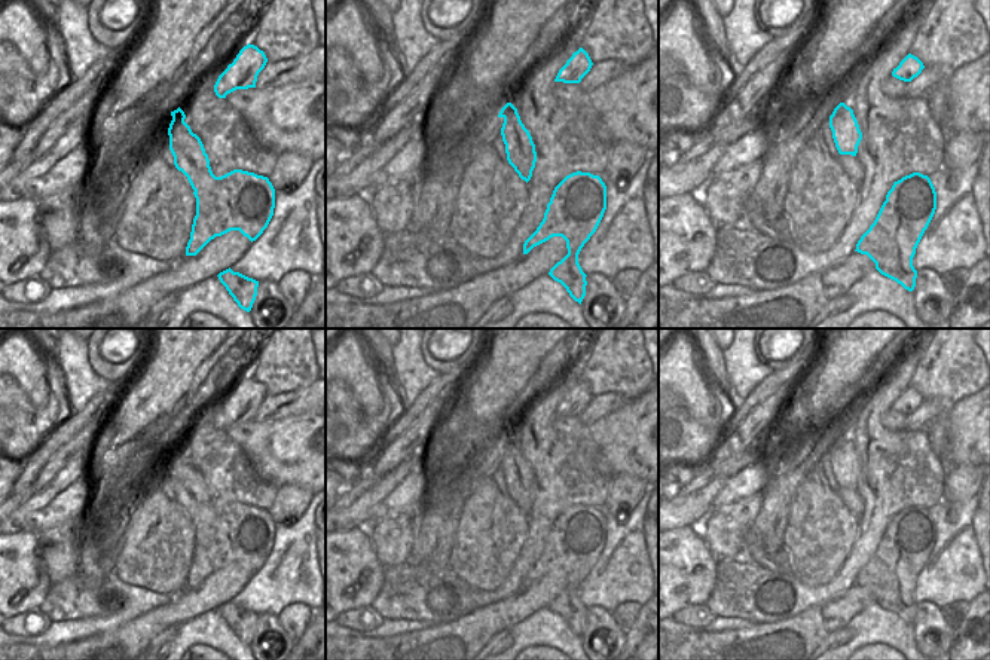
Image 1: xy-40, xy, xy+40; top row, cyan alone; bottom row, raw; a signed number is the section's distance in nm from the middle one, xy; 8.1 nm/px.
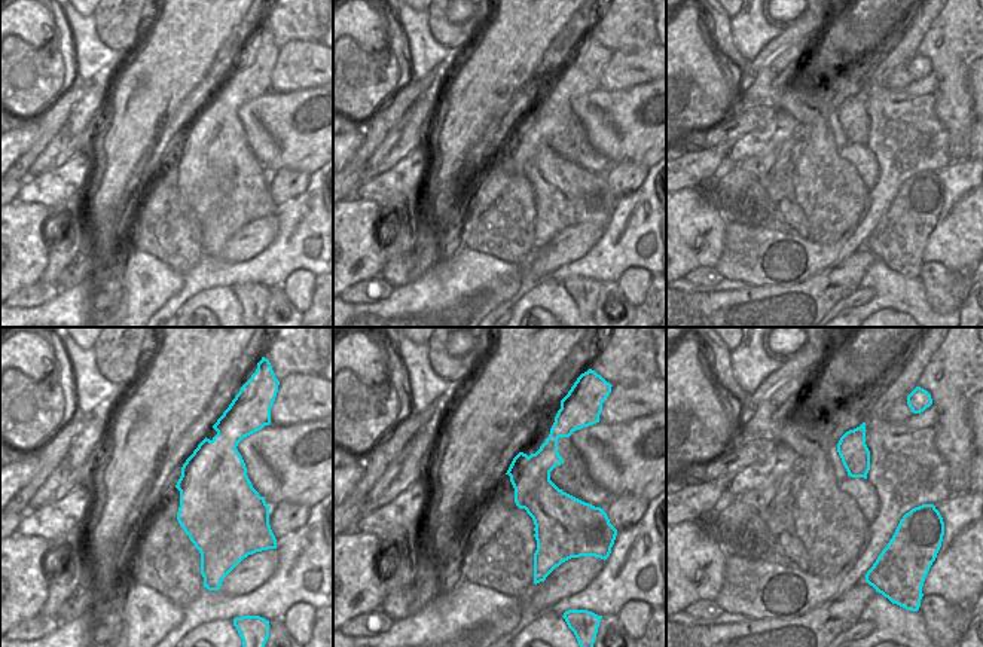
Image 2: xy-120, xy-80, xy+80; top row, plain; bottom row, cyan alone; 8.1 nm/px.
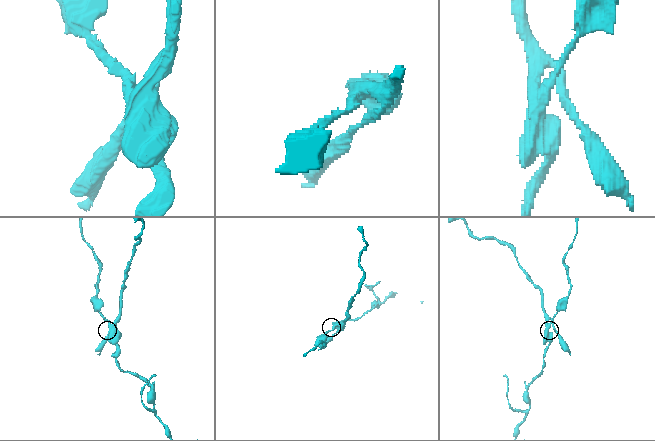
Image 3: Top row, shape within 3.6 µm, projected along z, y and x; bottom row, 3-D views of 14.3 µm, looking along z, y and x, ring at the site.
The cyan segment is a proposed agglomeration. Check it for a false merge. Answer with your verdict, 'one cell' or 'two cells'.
two cells

